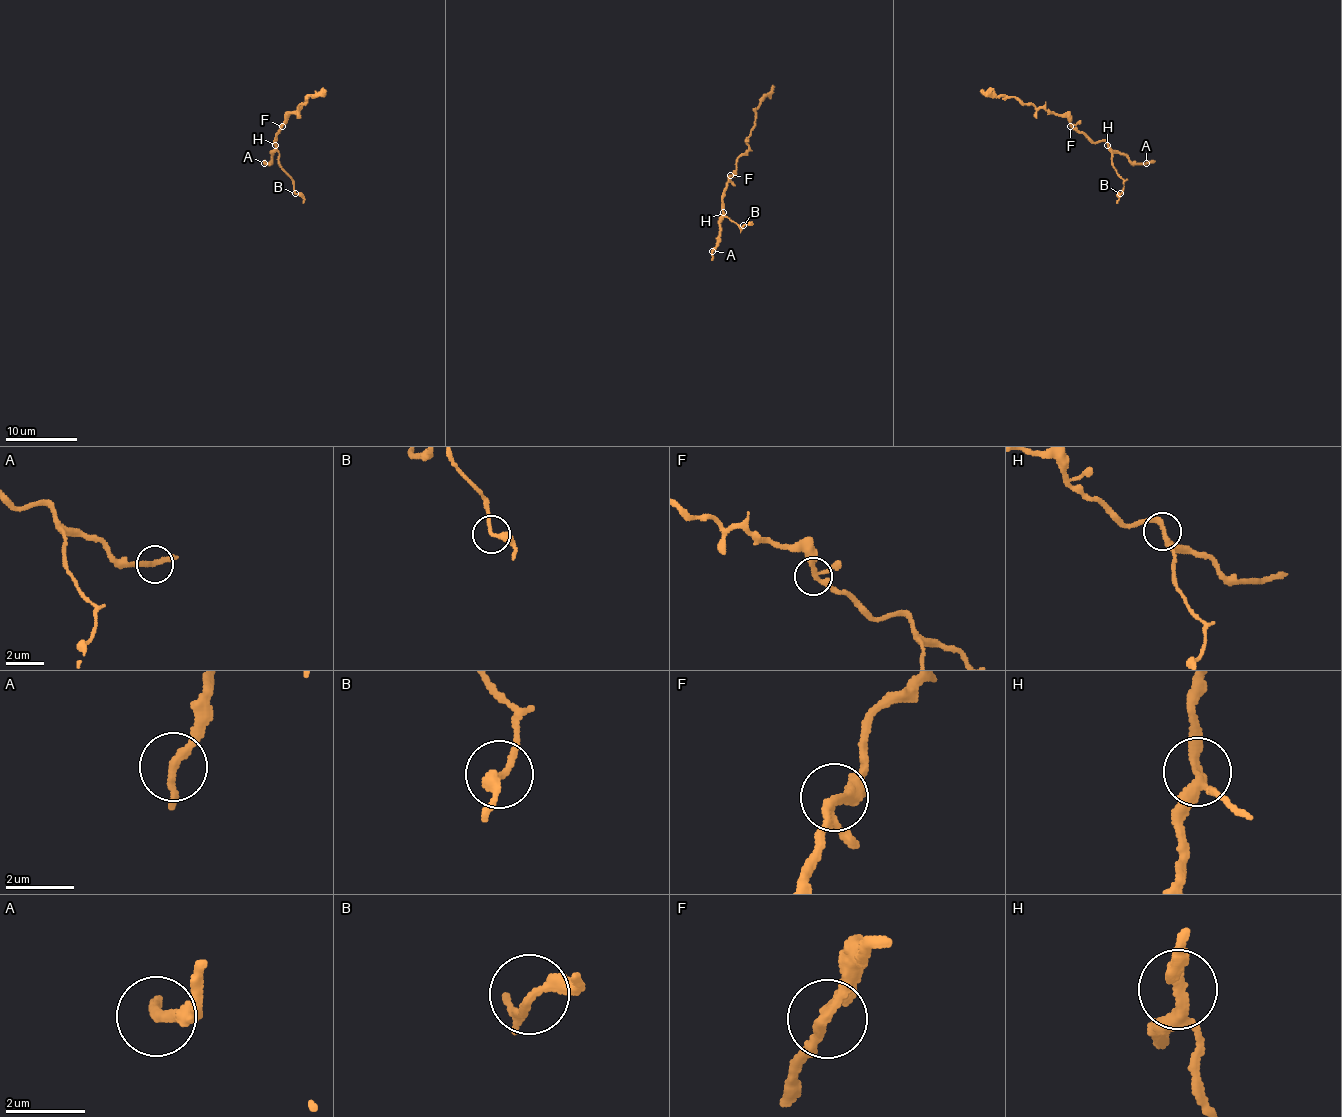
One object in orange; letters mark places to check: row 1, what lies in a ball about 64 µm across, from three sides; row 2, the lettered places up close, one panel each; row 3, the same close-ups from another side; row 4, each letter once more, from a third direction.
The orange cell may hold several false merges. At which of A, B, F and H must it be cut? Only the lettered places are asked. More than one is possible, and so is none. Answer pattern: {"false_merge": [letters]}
{"false_merge": []}

